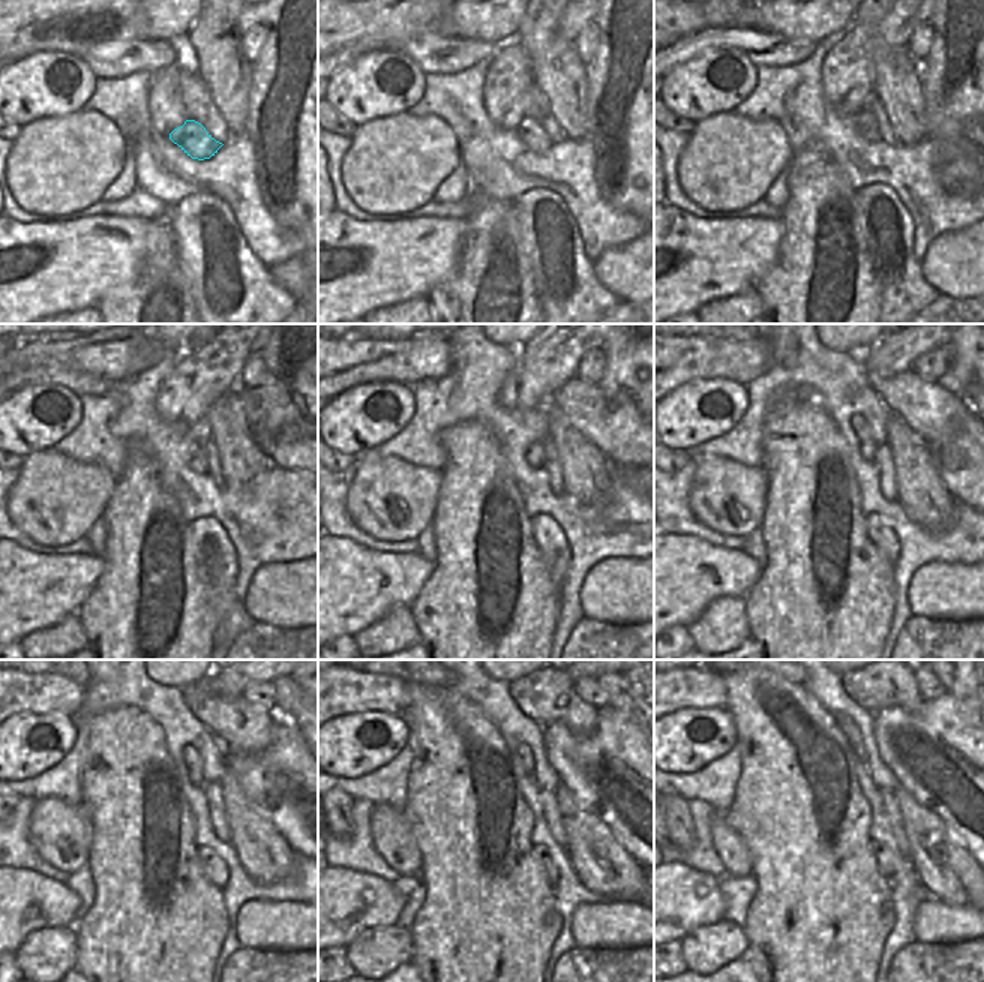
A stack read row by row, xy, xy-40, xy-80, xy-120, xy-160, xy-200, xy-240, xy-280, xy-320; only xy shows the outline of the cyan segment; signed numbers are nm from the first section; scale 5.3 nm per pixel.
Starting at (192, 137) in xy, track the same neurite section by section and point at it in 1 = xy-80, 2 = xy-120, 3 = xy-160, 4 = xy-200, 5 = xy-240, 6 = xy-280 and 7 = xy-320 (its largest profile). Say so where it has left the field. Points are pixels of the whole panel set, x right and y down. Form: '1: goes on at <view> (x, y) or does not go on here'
1: goes on at xy-80 (866, 122)
2: goes on at xy-120 (198, 464)
3: goes on at xy-160 (536, 455)
4: goes on at xy-200 (869, 449)
5: goes on at xy-240 (192, 763)
6: goes on at xy-280 (524, 751)
7: goes on at xy-320 (848, 727)

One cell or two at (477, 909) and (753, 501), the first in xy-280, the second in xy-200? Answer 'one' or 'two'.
two

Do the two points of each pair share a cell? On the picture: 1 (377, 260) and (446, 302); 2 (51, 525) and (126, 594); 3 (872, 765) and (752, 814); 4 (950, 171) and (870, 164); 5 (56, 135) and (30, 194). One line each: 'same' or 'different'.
1: different
2: different
3: different
4: different
5: same

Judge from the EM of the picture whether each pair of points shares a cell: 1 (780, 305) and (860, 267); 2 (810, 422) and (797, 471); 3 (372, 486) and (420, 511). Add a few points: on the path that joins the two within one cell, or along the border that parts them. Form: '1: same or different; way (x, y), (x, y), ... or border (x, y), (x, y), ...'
1: same; way (807, 278), (848, 231), (854, 236), (854, 240)
2: same; way (807, 434), (804, 438), (804, 459)
3: same; way (384, 493), (395, 493), (408, 504)

